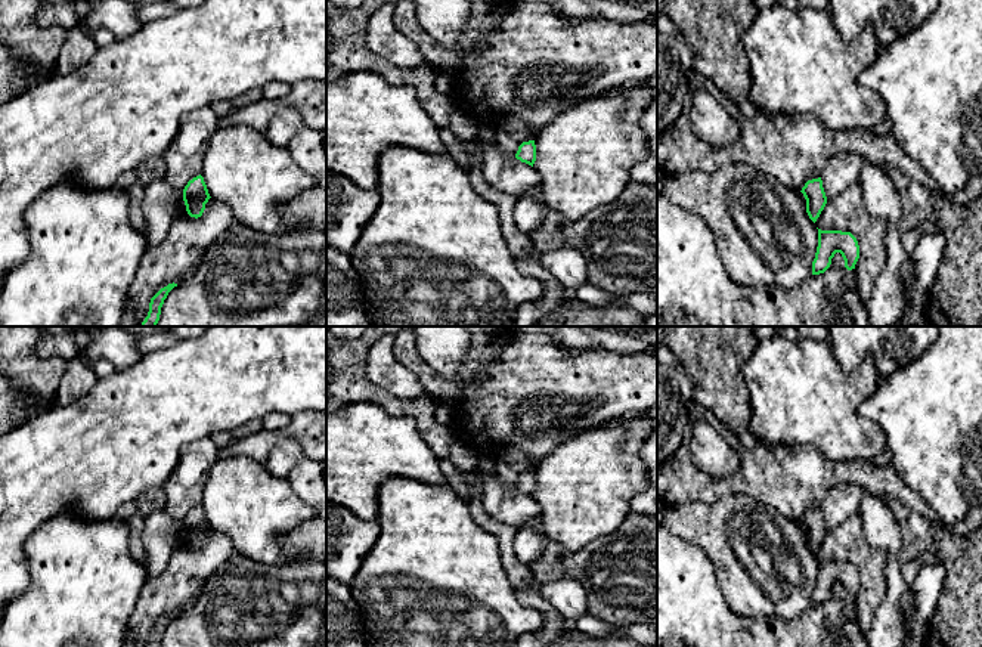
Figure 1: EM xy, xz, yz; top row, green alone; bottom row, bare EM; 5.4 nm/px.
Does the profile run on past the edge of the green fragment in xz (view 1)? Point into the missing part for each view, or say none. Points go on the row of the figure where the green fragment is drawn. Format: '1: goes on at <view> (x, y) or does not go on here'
1: does not go on here

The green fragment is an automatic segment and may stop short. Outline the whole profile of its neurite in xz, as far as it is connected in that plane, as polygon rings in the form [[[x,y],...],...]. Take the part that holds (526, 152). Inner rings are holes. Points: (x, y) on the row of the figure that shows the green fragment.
[[[535,140],[523,142],[518,146],[515,158],[520,160],[521,162],[526,162],[526,164],[533,167],[533,164],[536,161],[536,145],[535,145]]]

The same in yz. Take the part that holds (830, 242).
[[[818,229],[818,247],[812,261],[812,275],[824,273],[836,253],[840,253],[848,270],[855,269],[859,245],[851,232]]]

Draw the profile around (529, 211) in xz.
[[[529,195],[520,196],[514,208],[514,222],[517,229],[526,233],[533,232],[542,223],[548,211],[549,207],[543,199]]]

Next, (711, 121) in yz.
[[[704,87],[693,93],[690,123],[693,133],[715,149],[732,145],[740,134],[734,117]]]

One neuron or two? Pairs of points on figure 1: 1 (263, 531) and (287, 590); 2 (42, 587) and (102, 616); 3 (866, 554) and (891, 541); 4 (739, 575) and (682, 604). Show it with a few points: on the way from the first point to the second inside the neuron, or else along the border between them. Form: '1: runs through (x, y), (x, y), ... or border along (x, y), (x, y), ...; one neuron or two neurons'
1: border along (291, 532), (278, 538), (282, 562), (242, 556); two neurons
2: runs through (56, 601), (71, 616), (87, 616); one neuron
3: border along (860, 517), (864, 538), (883, 553), (885, 582); two neurons
4: border along (705, 553), (728, 607), (737, 615); two neurons

